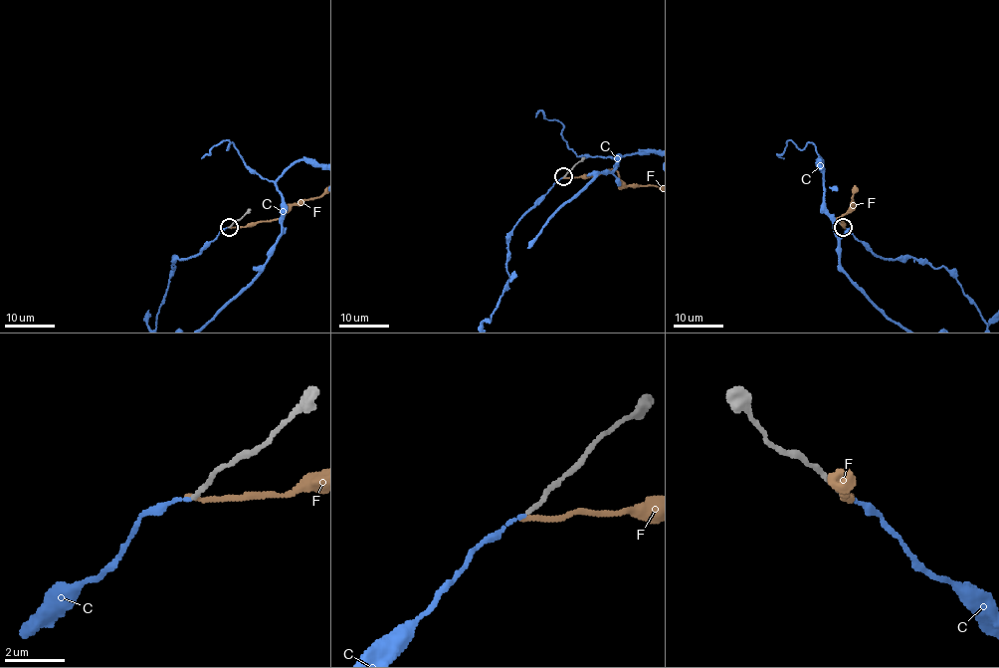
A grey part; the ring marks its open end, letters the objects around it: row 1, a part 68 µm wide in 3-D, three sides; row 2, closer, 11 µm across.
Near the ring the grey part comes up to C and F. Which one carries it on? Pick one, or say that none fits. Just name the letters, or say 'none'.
C

